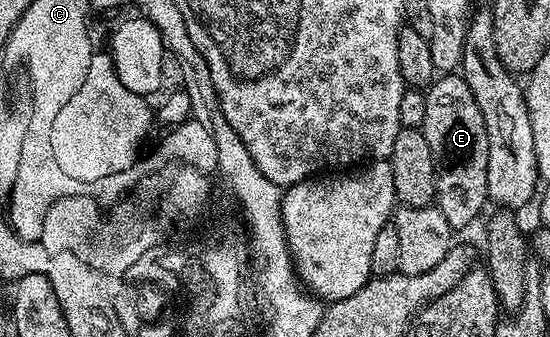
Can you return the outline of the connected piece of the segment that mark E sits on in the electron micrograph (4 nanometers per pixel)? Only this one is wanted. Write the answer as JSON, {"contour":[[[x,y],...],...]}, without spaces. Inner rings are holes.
{"contour":[[[440,74],[428,85],[426,98],[426,122],[422,129],[426,142],[430,142],[430,154],[436,163],[435,207],[446,214],[453,230],[468,228],[480,216],[484,204],[489,203],[486,186],[486,162],[488,161],[488,135],[482,110],[470,94],[463,75]]]}

